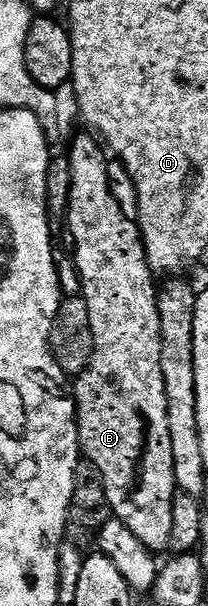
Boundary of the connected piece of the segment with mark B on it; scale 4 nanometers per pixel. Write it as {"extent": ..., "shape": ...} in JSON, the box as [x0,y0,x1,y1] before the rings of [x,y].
{"extent":[65,134,177,552],"shape":[[[76,134],[70,140],[73,185],[71,205],[65,216],[75,238],[75,267],[83,282],[81,297],[89,305],[89,325],[93,329],[95,346],[90,367],[73,383],[79,445],[82,458],[93,464],[105,481],[112,516],[120,519],[148,551],[166,552],[171,545],[173,501],[177,488],[173,471],[173,440],[169,437],[169,401],[165,393],[165,373],[161,373],[161,317],[156,276],[147,260],[138,222],[123,212],[118,197],[111,192],[108,156],[100,140],[94,134],[86,134]]]}

